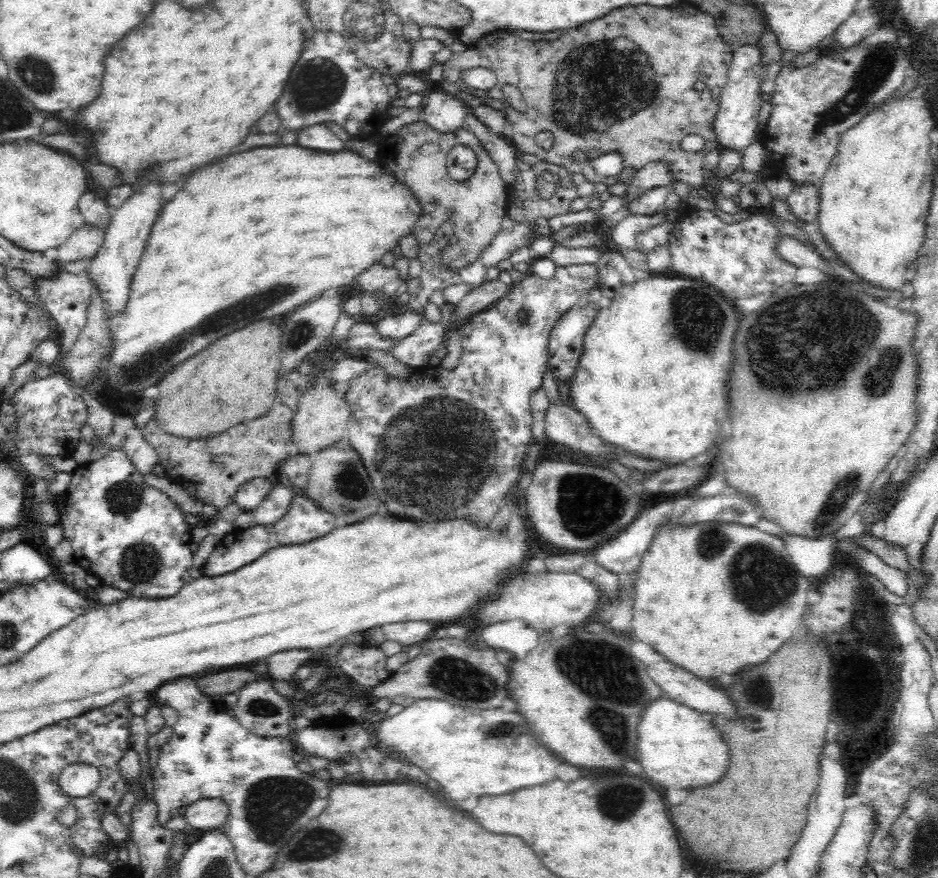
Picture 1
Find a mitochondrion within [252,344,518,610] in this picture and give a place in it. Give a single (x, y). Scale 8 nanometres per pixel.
(434, 439)

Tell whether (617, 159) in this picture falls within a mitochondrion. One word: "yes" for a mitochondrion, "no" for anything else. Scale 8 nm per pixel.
no

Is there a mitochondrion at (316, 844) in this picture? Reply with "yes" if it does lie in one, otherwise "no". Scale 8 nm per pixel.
yes

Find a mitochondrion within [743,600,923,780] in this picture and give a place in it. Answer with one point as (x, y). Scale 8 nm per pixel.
(759, 689)

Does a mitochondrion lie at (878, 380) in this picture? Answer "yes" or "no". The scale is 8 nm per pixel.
yes

